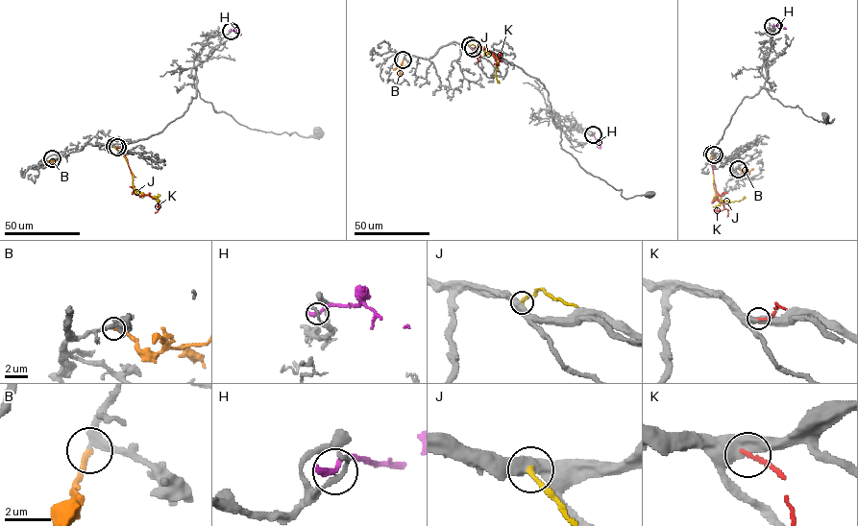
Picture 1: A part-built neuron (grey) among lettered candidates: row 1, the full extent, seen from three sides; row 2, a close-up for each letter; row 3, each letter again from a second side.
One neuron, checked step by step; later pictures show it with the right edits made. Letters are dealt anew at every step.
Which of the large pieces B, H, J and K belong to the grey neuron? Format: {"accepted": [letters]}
{"accepted": ["B"]}

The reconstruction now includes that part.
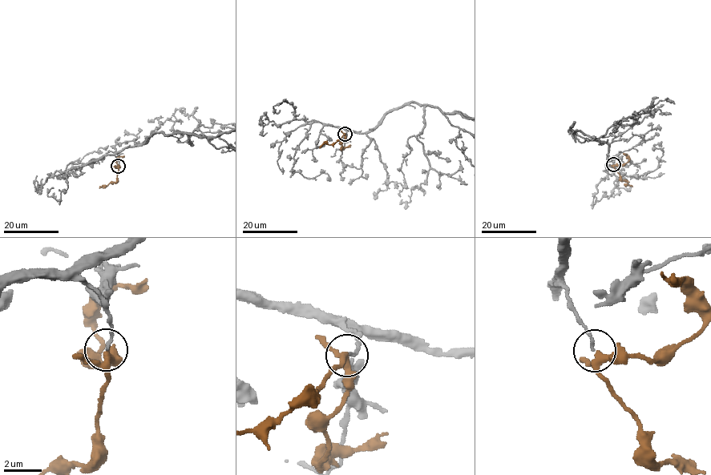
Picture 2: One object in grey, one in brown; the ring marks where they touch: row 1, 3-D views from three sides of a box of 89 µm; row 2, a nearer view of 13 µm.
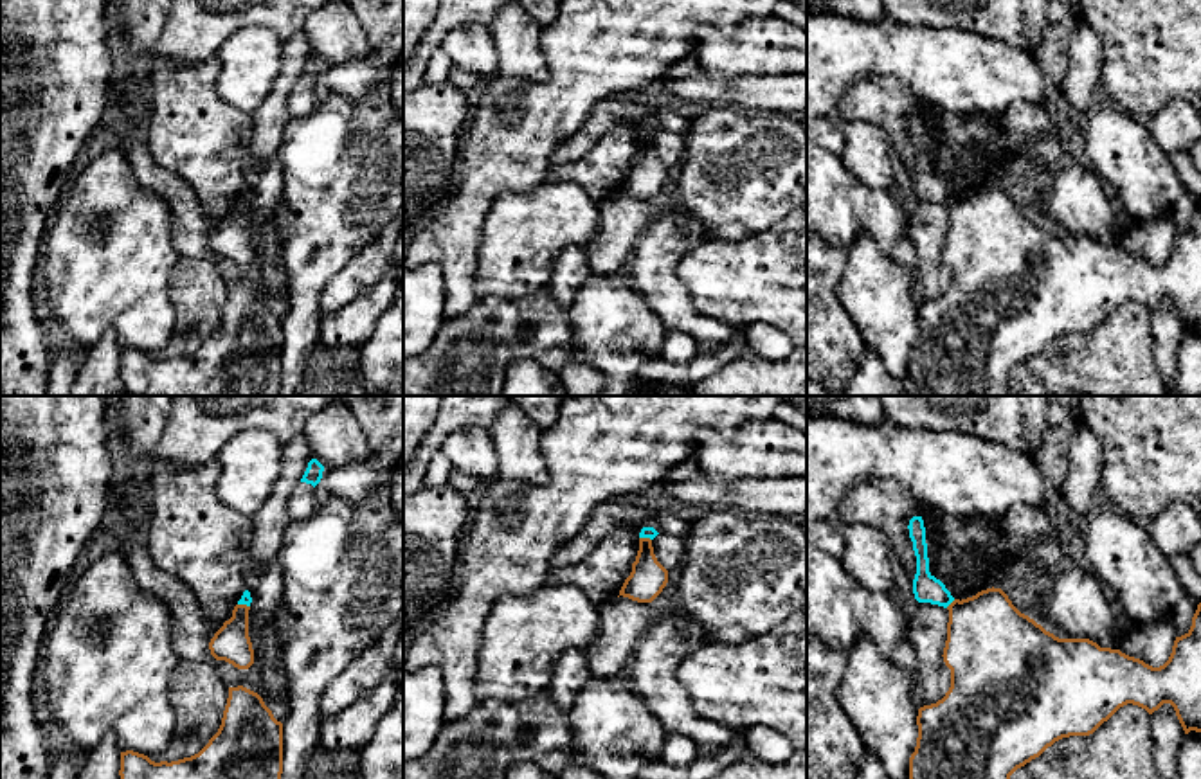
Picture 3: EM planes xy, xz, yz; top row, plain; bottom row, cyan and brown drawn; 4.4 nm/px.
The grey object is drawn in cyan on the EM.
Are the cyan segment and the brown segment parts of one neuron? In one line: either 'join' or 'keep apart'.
keep apart

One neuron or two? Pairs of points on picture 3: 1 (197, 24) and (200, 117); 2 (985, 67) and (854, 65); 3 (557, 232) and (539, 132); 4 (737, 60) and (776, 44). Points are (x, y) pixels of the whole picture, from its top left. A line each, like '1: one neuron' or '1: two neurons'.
1: two neurons
2: one neuron
3: two neurons
4: one neuron

